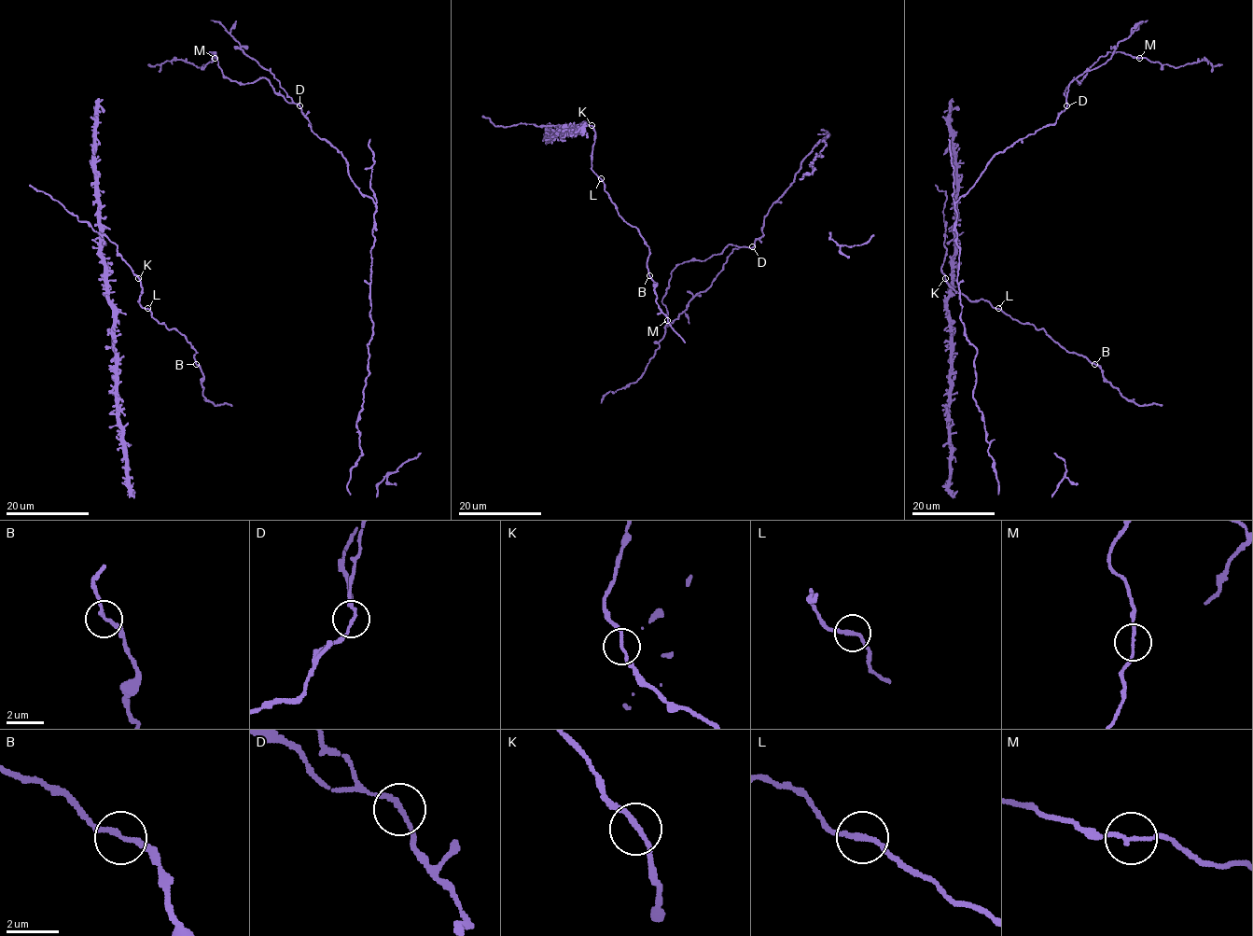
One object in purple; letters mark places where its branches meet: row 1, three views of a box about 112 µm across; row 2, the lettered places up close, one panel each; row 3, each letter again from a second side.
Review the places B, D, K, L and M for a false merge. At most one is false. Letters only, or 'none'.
none

